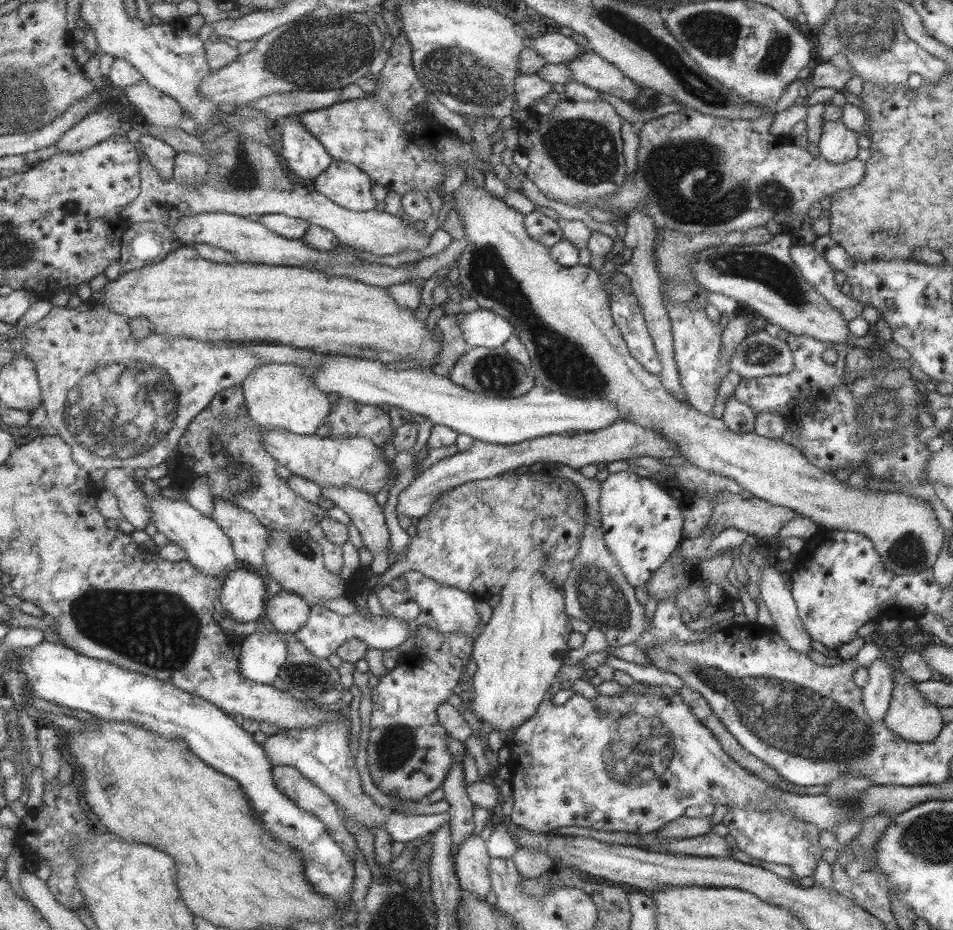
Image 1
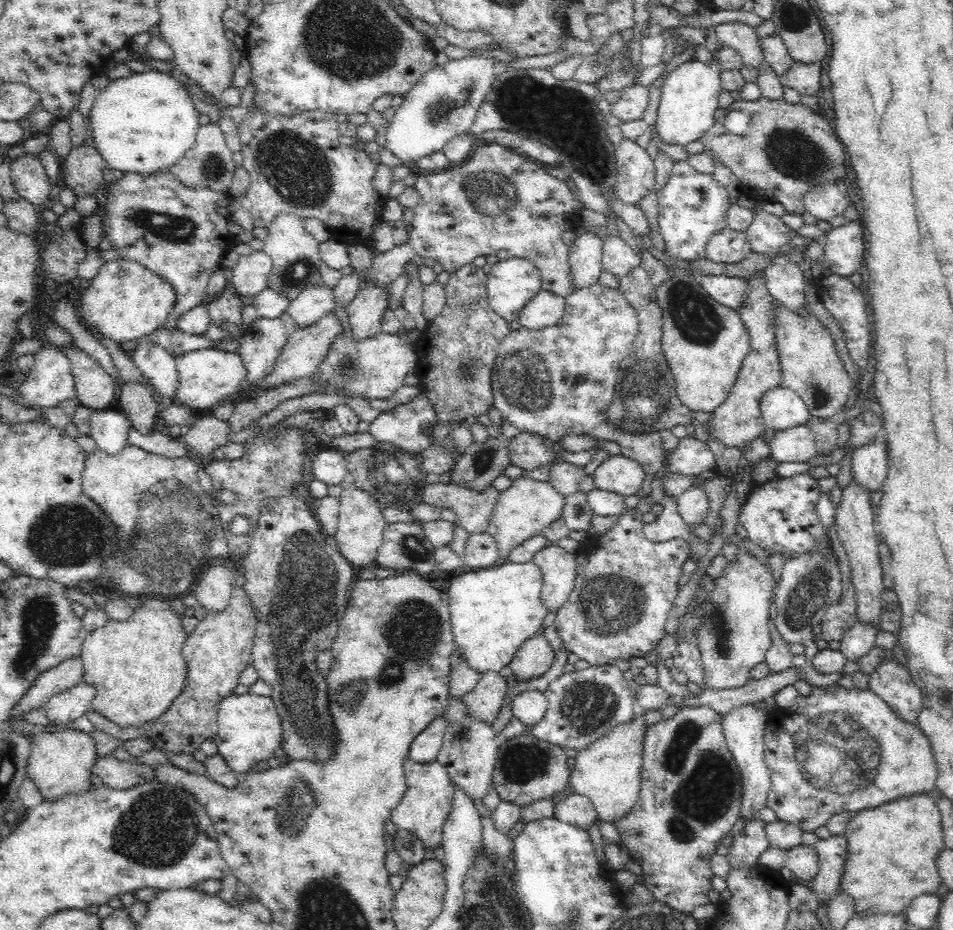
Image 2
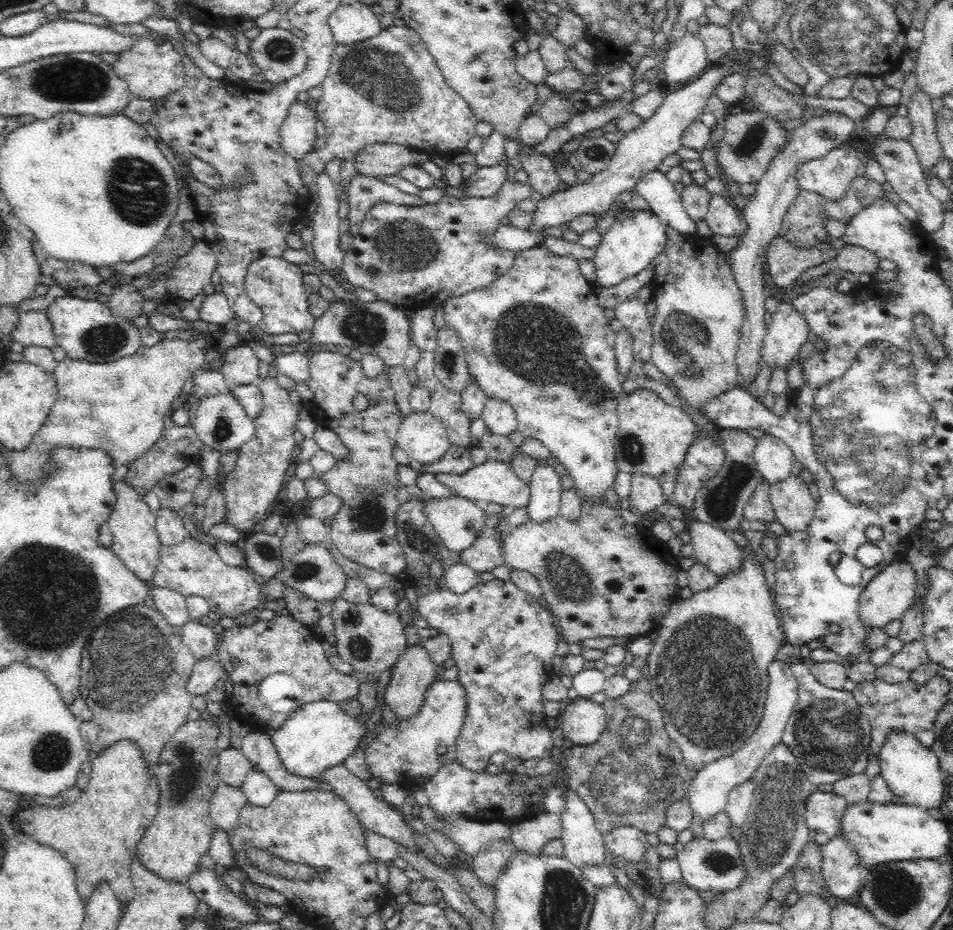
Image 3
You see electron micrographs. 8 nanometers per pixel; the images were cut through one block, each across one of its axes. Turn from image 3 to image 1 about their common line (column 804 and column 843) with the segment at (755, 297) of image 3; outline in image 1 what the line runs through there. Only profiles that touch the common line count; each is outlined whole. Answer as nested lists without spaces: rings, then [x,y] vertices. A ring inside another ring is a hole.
[[[841,120],[822,121],[821,134],[817,142],[819,154],[827,162],[844,163],[855,159],[857,138],[860,132],[847,129]]]

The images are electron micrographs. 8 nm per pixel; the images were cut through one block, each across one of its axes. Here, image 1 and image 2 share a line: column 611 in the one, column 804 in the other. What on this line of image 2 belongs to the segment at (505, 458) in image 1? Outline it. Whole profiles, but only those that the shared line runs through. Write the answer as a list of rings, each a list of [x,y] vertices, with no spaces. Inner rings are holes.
[[[807,425],[776,431],[769,446],[769,457],[780,463],[807,462],[818,454],[816,440]]]

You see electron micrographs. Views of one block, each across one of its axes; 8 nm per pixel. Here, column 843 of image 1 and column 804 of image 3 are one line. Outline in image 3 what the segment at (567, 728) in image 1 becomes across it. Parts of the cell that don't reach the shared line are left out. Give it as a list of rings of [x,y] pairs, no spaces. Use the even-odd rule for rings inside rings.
[[[815,790],[806,800],[804,820],[809,828],[809,838],[824,845],[837,836],[839,820],[847,808],[846,799],[838,793]]]

